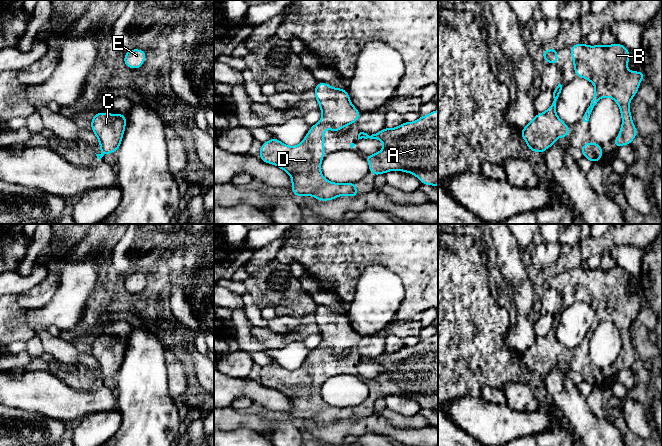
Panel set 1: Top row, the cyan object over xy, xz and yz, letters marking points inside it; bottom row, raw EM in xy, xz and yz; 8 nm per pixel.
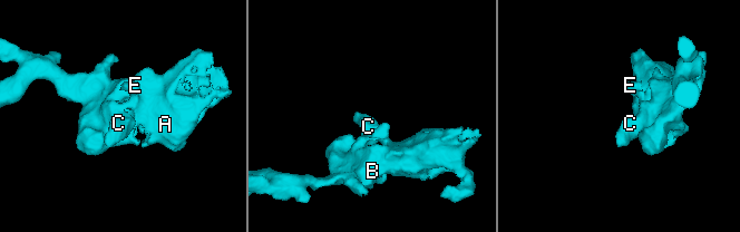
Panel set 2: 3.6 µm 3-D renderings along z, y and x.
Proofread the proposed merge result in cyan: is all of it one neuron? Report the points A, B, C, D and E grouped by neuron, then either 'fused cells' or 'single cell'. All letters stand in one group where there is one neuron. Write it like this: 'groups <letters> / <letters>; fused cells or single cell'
groups A B C D E; single cell

